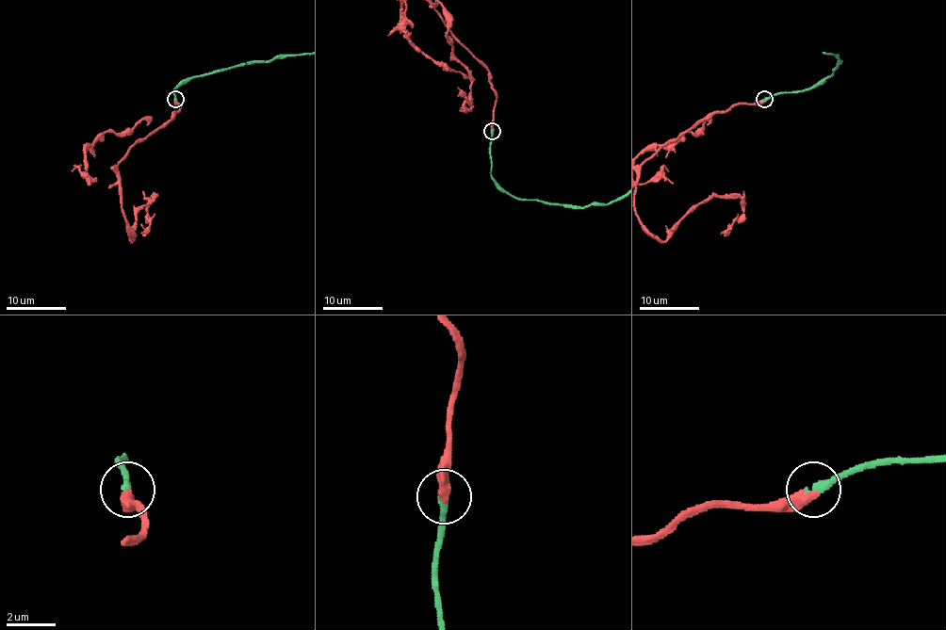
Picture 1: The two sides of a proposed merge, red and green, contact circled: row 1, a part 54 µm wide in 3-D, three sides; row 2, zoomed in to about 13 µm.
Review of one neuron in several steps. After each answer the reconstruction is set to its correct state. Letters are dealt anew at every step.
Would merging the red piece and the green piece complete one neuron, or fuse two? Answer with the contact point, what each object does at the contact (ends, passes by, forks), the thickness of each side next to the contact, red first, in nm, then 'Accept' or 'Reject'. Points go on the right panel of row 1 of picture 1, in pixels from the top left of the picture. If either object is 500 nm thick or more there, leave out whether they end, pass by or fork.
Place: (764, 99). At the ring red ends. At the ring green ends. Thickness 460 nm (red) against 320 nm. Accept

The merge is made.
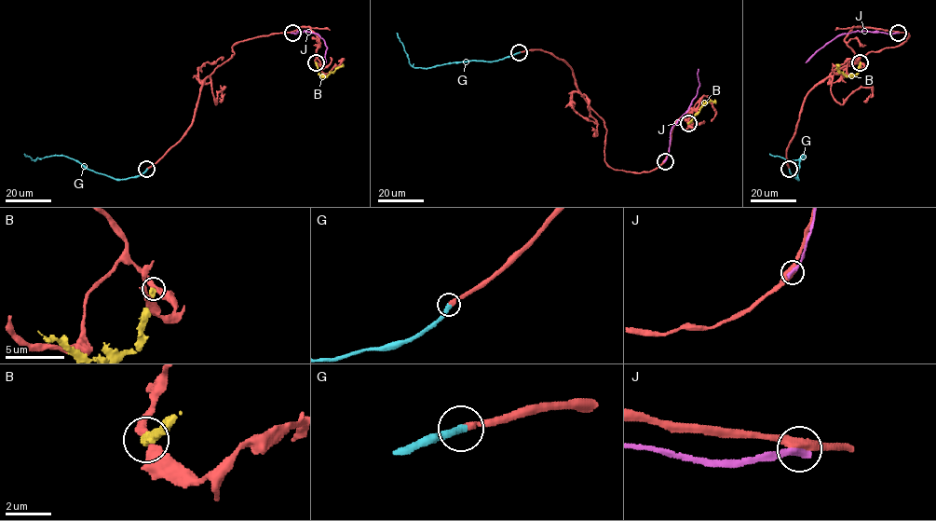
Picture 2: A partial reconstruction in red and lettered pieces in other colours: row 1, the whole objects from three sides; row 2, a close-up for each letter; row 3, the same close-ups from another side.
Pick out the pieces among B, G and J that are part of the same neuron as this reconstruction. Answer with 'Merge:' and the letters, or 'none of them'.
Merge: G

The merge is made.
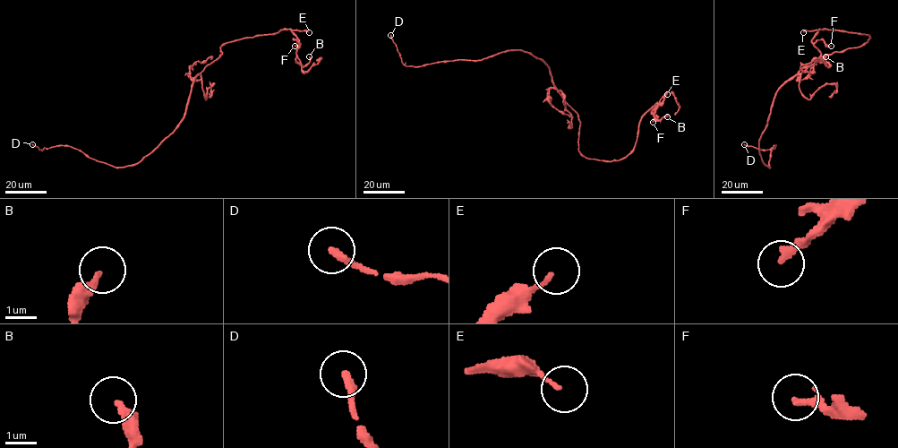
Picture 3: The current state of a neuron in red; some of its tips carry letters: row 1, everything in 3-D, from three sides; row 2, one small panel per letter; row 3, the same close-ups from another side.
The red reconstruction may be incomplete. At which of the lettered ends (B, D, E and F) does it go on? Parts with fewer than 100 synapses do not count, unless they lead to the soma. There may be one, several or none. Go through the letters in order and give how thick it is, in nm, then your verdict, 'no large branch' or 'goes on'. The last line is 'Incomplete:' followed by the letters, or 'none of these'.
B: 280 nm | no large branch
D: 260 nm | no large branch
E: 120 nm | no large branch
F: 260 nm | no large branch
Incomplete: none of these

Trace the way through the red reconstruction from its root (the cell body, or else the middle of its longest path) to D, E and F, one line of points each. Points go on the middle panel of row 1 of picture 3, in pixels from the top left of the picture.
D: (562, 97), (548, 65), (527, 52), (507, 50), (478, 60), (457, 59), (406, 66), (390, 35)
E: (562, 97), (577, 114), (578, 150), (588, 159), (611, 161), (630, 152), (641, 117), (667, 94)
F: (562, 97), (577, 114), (578, 150), (588, 159), (624, 159), (641, 117), (657, 103), (653, 122)

